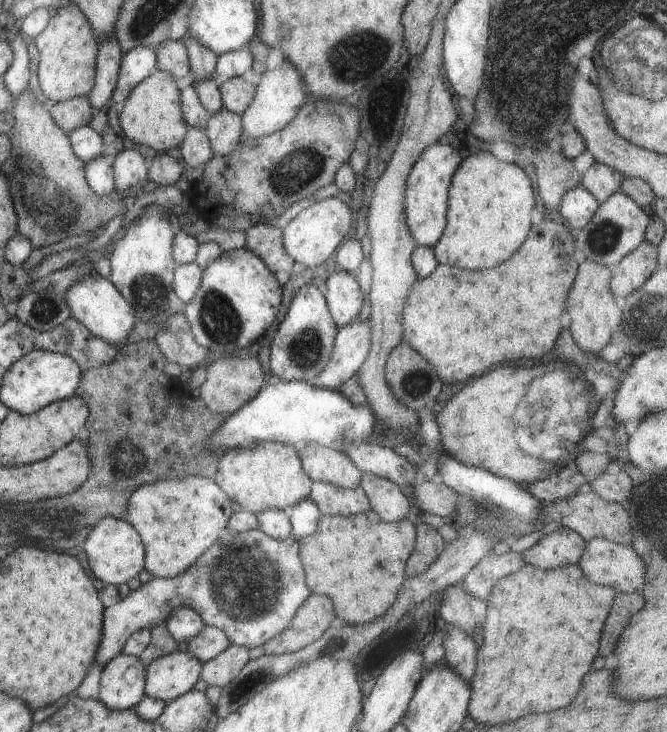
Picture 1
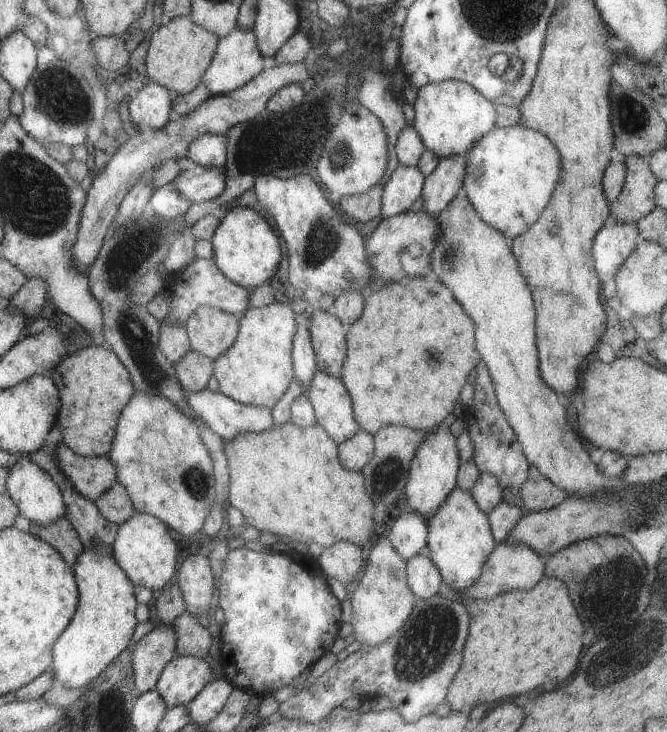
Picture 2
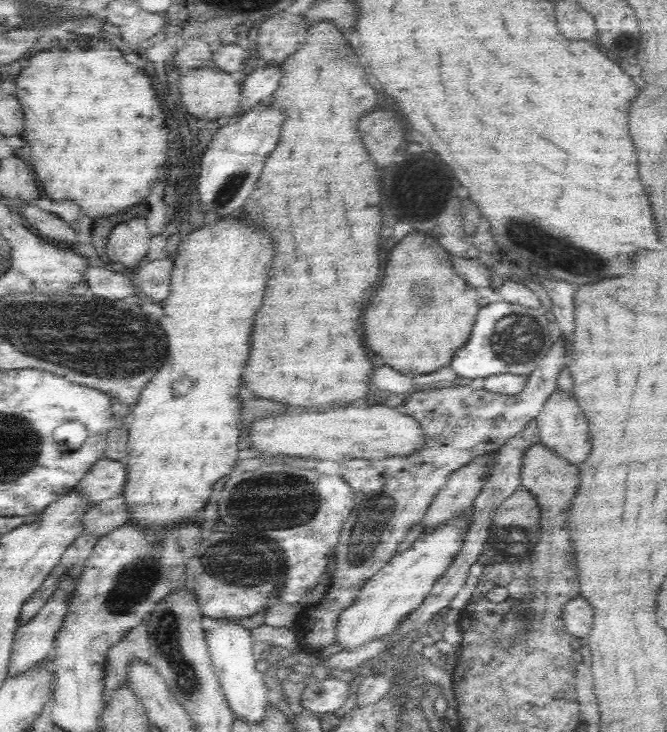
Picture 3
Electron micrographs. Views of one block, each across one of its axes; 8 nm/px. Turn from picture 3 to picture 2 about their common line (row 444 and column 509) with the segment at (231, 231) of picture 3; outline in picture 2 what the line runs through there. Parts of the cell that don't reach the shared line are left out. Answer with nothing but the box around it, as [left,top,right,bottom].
[463,126,561,238]

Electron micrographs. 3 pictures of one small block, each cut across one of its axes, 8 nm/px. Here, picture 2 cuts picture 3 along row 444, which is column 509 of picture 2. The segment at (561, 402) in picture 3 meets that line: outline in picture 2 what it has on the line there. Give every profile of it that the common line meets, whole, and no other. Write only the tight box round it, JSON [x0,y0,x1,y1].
[457,540,545,600]

